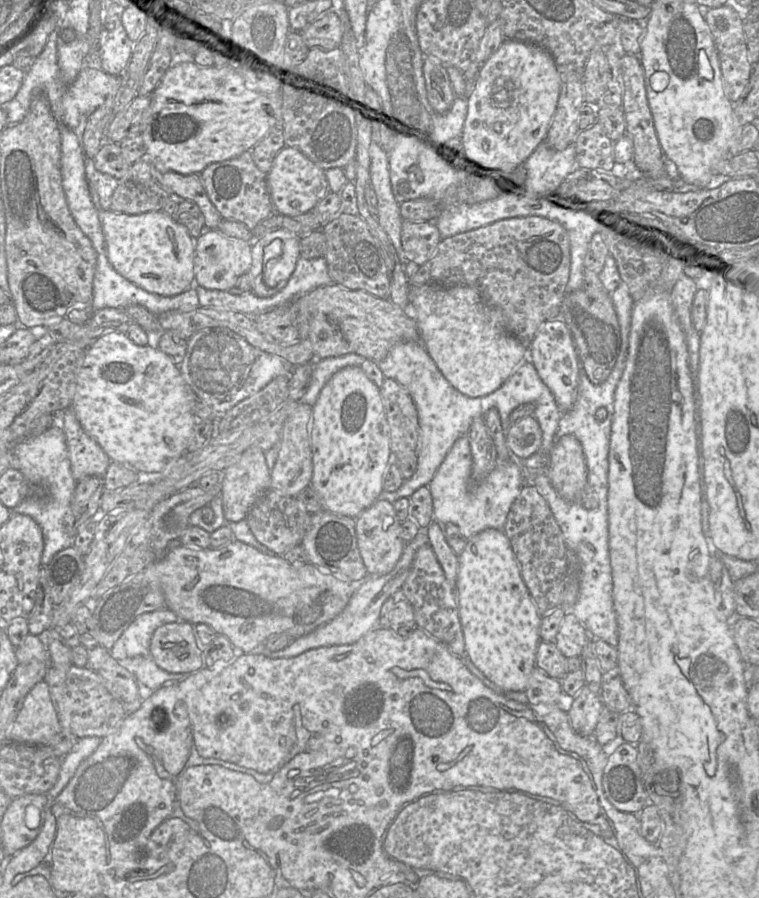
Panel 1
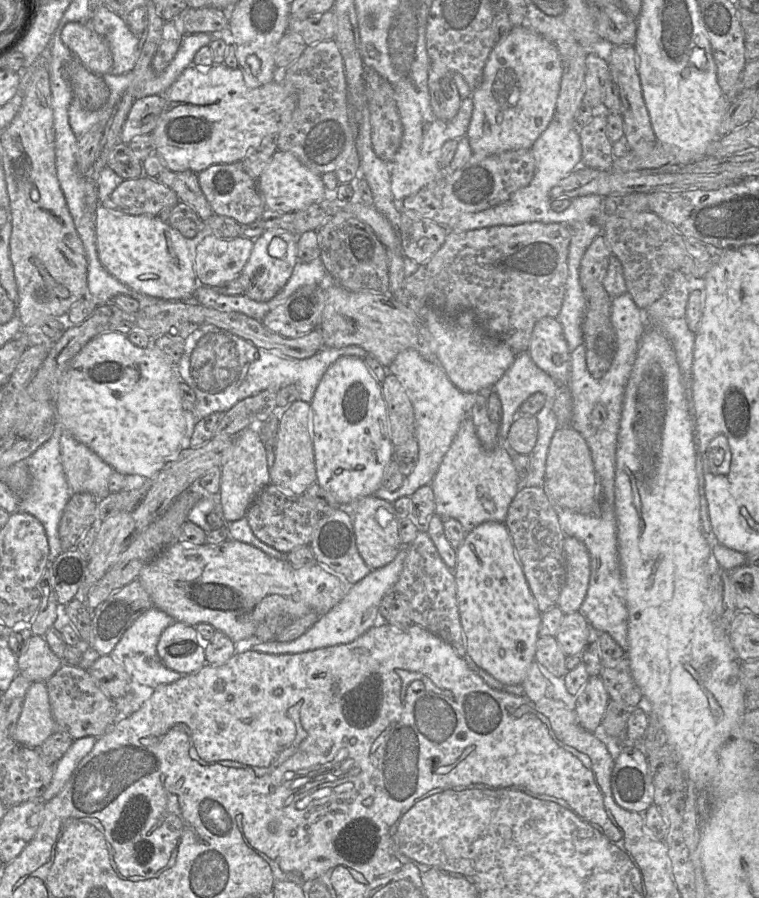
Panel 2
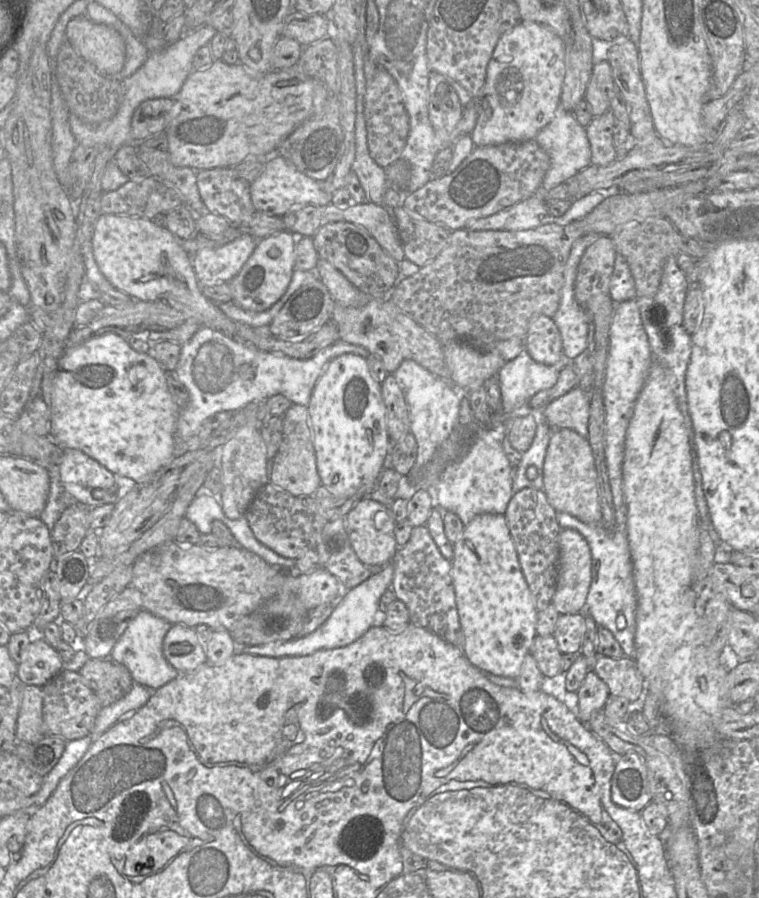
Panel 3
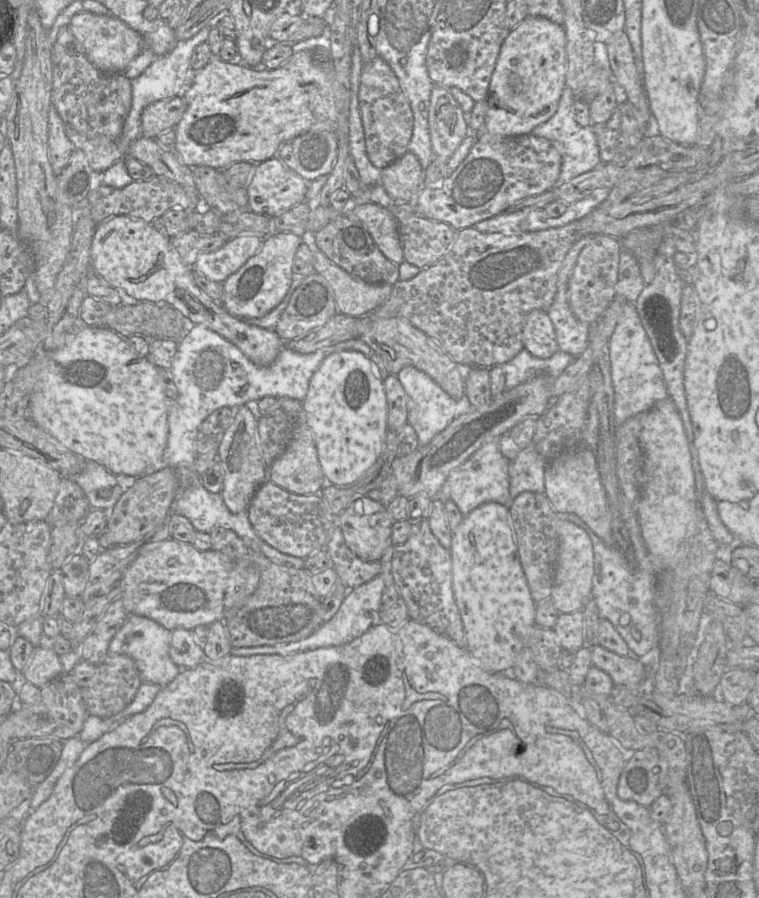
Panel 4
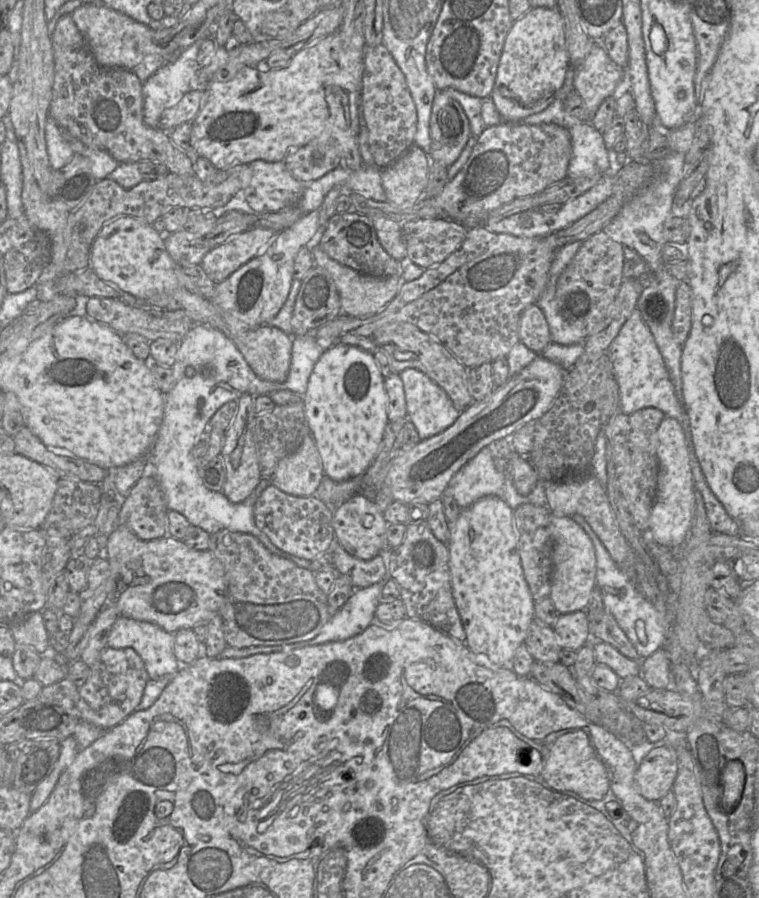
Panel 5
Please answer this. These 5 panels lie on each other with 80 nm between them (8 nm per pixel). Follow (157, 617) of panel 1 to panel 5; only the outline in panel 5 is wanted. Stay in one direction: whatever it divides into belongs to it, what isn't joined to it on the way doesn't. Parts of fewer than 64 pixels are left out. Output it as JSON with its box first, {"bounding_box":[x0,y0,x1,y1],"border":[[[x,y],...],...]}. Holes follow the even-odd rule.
{"bounding_box":[107,616,183,679],"border":[[[119,616],[111,628],[107,645],[114,649],[133,648],[142,658],[149,679],[174,676],[183,665],[174,655],[174,634],[150,622]]]}

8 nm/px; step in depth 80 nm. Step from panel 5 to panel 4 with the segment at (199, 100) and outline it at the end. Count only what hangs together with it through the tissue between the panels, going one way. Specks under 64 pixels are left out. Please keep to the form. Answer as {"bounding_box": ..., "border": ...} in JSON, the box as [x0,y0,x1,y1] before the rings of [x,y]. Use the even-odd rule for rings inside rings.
{"bounding_box":[141,95,188,138],"border":[[[183,95],[155,101],[141,114],[142,136],[155,138],[169,129],[175,129],[188,107]]]}

